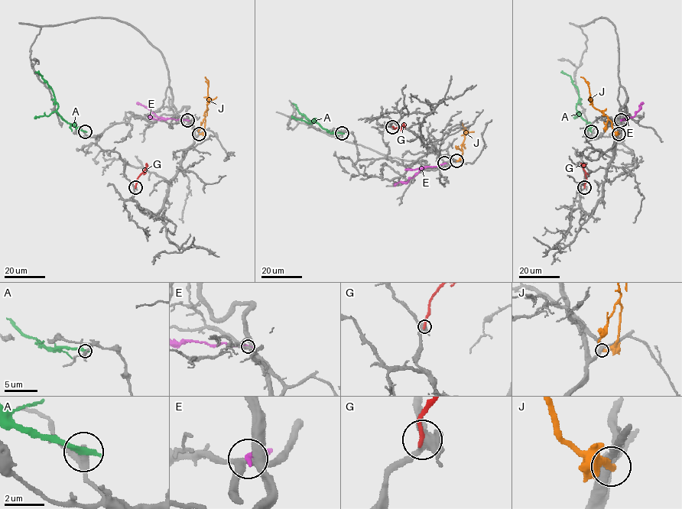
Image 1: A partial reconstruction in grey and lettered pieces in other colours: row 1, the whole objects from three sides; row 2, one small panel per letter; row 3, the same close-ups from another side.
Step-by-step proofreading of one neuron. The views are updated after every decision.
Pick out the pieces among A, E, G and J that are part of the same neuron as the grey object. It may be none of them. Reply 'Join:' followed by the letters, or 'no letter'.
Join: G

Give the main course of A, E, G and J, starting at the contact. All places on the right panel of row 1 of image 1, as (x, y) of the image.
A: (591, 131), (590, 125), (576, 109), (578, 89), (569, 76), (560, 72)
E: (621, 120), (633, 117), (639, 108), (639, 105), (644, 103)
G: (584, 187), (586, 177), (582, 166), (586, 164)
J: (618, 134), (613, 131), (612, 122), (606, 115), (592, 105), (588, 84), (580, 76)

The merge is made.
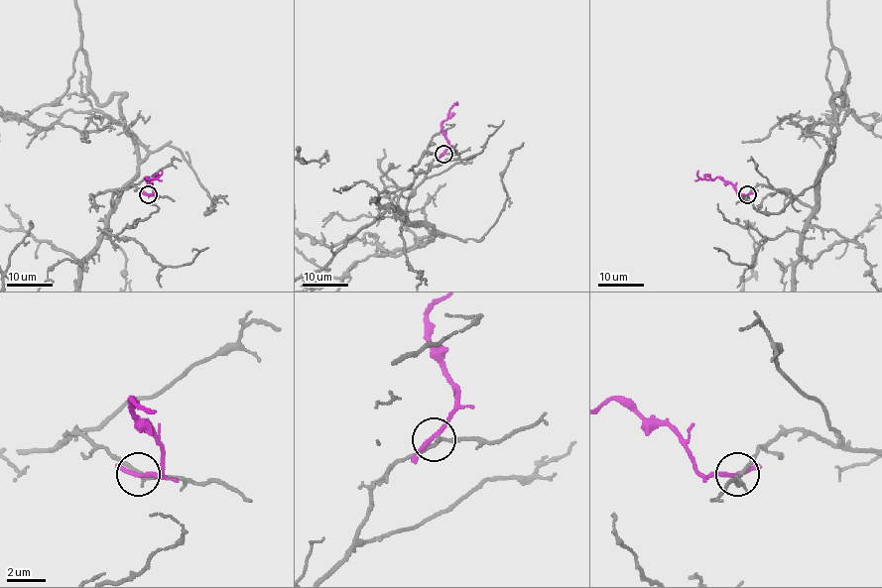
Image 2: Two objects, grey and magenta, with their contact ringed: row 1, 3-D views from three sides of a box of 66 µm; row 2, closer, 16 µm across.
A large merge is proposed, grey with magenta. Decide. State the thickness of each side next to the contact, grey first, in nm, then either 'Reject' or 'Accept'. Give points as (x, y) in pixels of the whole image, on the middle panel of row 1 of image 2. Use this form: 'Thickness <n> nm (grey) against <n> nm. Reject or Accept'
Thickness 190 nm (grey) against 200 nm. Reject

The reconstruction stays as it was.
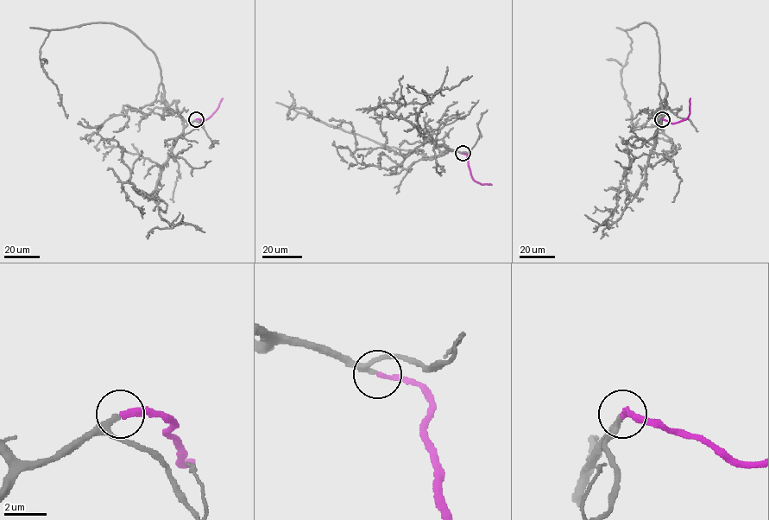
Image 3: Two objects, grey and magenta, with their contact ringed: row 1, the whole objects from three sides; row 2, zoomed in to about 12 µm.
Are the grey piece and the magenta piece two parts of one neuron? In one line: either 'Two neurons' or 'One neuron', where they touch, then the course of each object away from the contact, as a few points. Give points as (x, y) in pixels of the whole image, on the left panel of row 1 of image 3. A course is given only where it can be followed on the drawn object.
One neuron. Place: (196, 119). Course of grey: (196, 119), (188, 123), (166, 106), (155, 54), (110, 22), (51, 30), (40, 48), (40, 65), (66, 118). Course of magenta: (196, 119), (202, 123), (212, 114), (223, 98)

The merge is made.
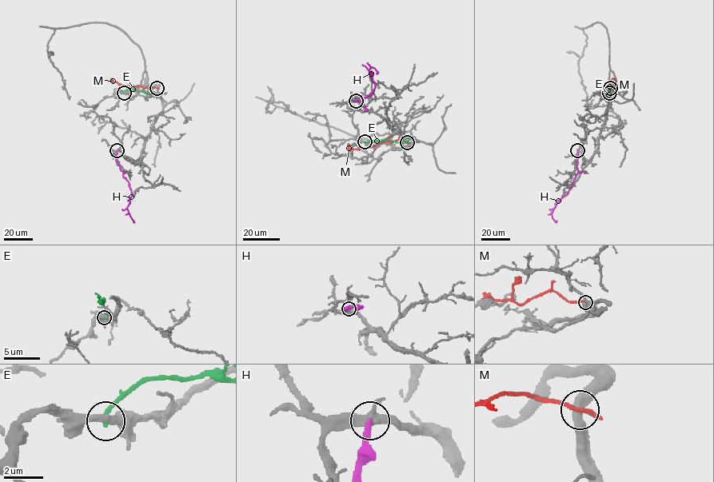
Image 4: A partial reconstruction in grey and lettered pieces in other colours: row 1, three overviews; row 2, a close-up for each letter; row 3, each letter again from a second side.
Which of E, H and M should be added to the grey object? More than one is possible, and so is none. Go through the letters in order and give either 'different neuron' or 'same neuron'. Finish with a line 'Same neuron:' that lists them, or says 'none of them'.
E: different neuron
H: different neuron
M: different neuron
Same neuron: none of them

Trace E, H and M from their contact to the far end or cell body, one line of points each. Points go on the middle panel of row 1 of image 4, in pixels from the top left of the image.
E: (364, 141), (389, 139), (400, 142), (412, 139)
H: (355, 101), (363, 101), (374, 89), (375, 83), (368, 71), (370, 67), (377, 74)
M: (407, 142), (399, 139), (391, 142), (380, 141), (372, 147), (355, 149), (349, 149), (348, 143)

